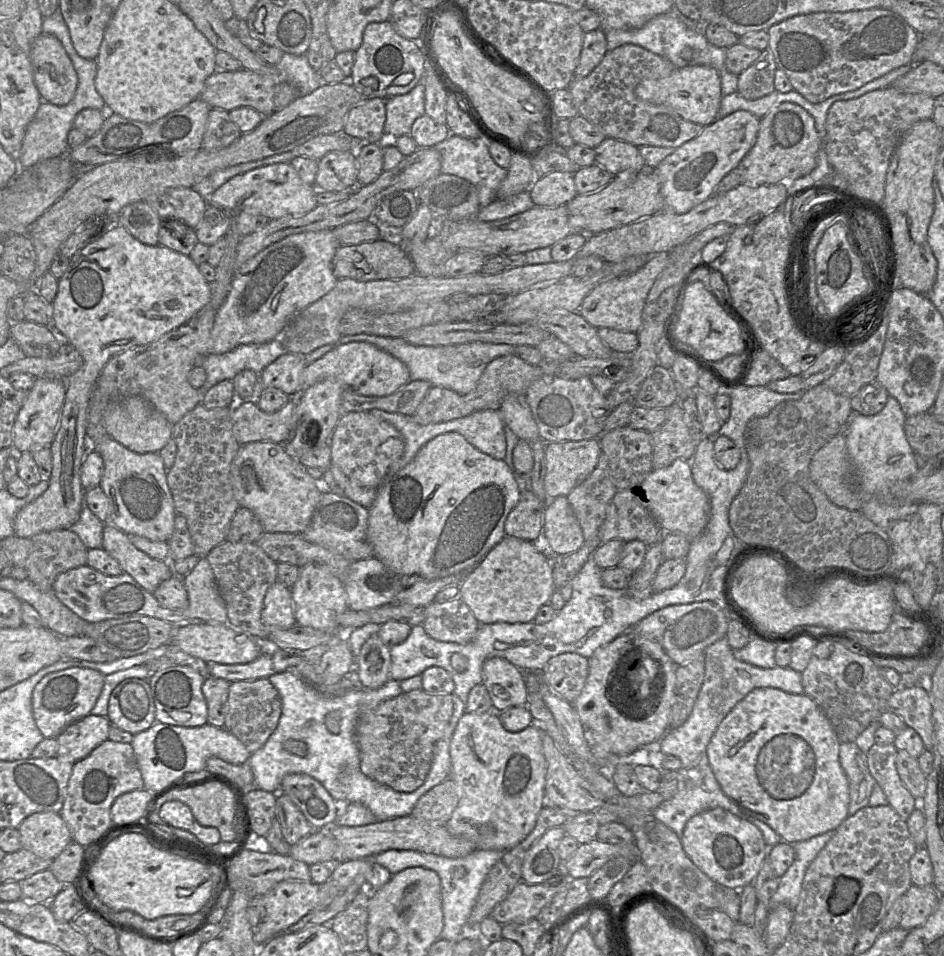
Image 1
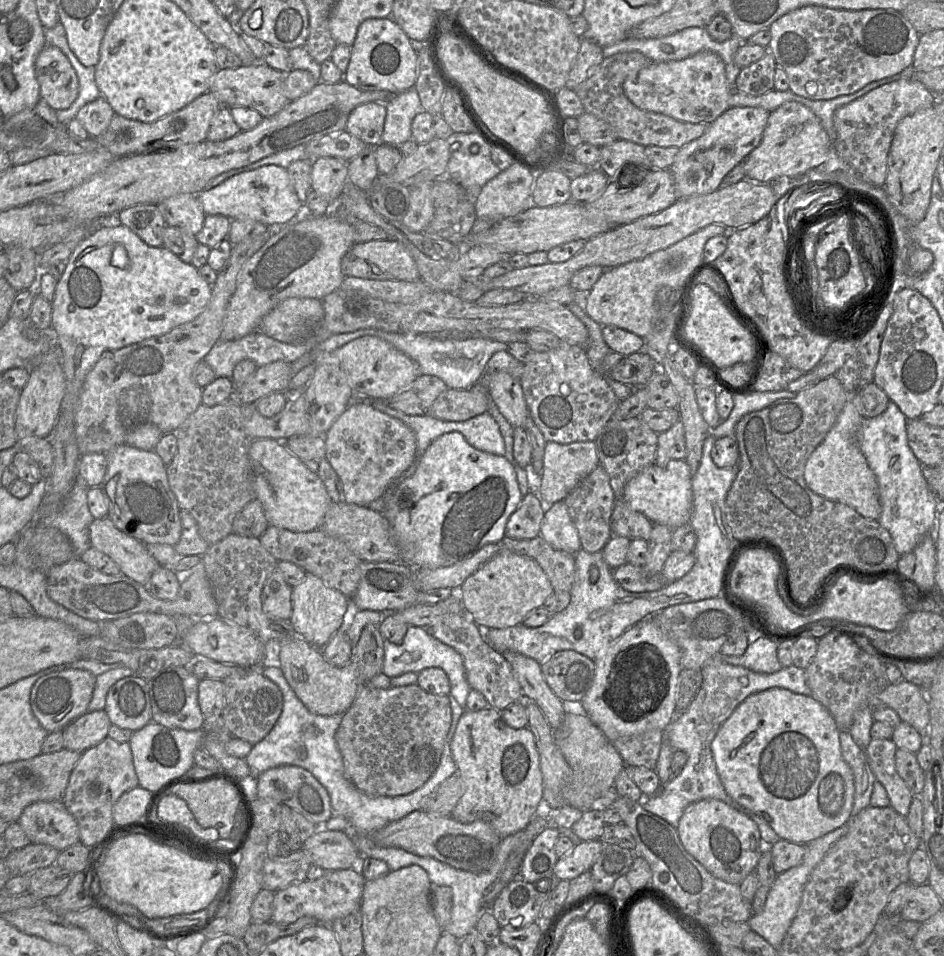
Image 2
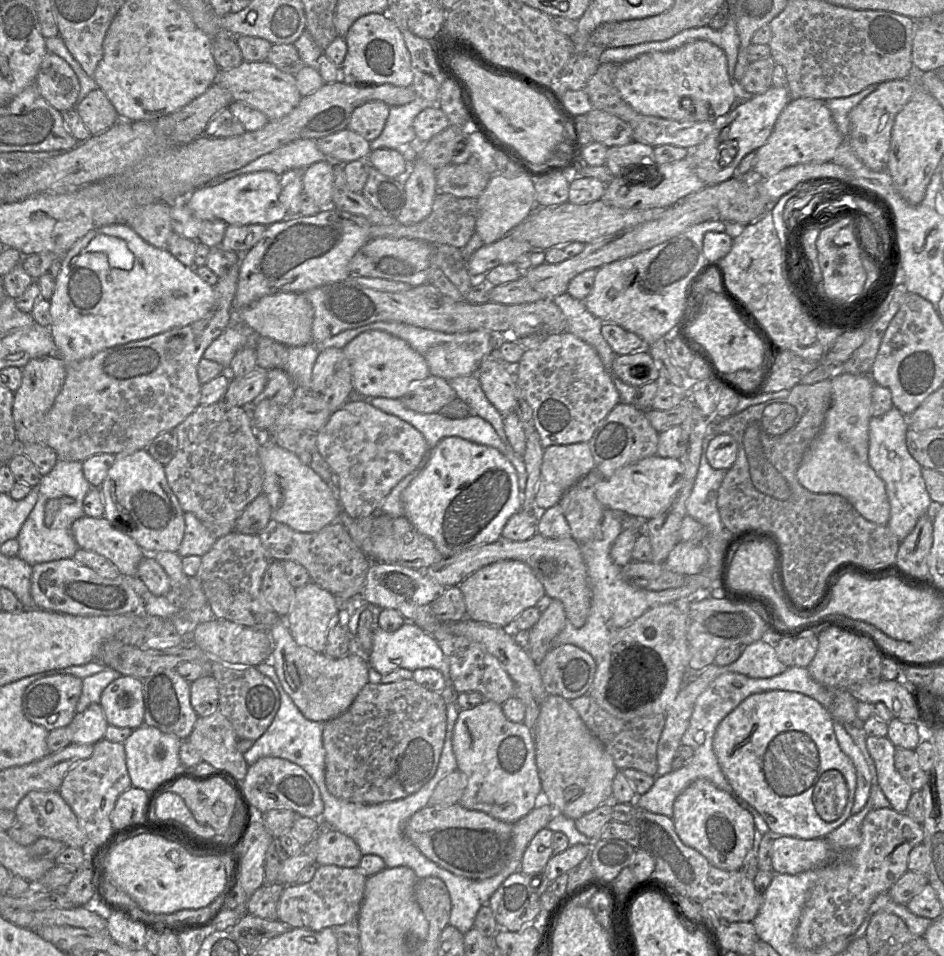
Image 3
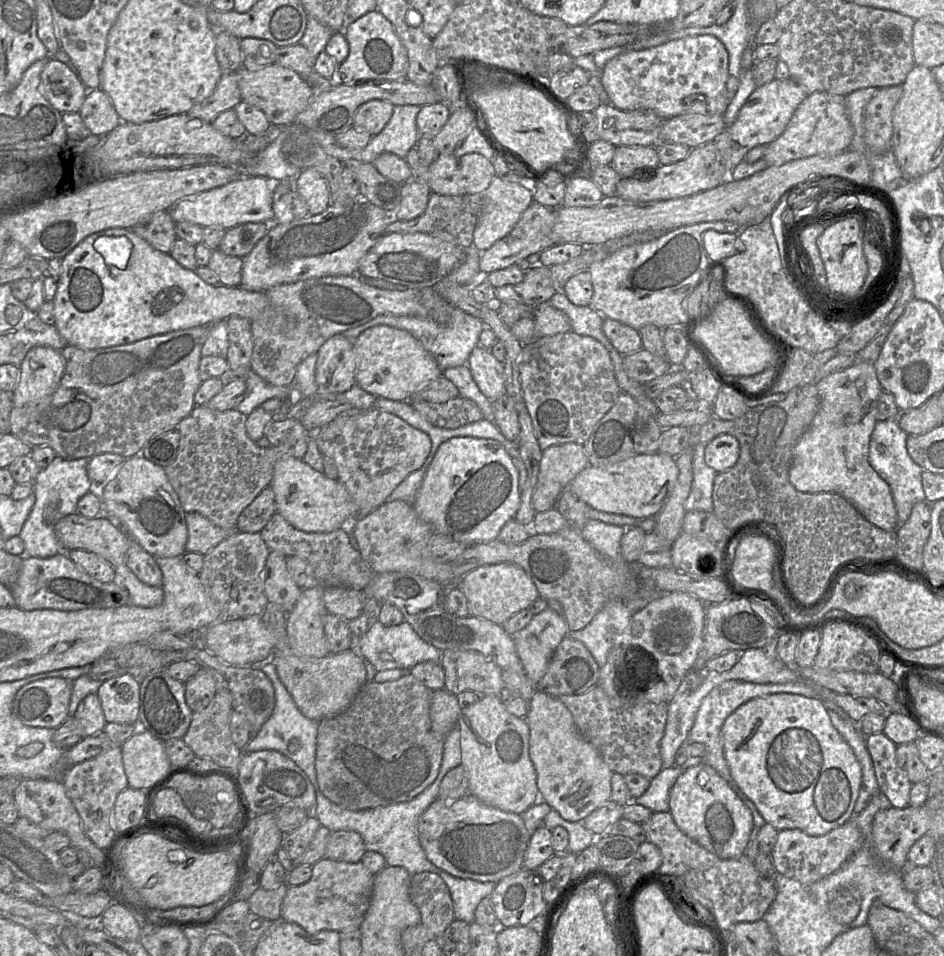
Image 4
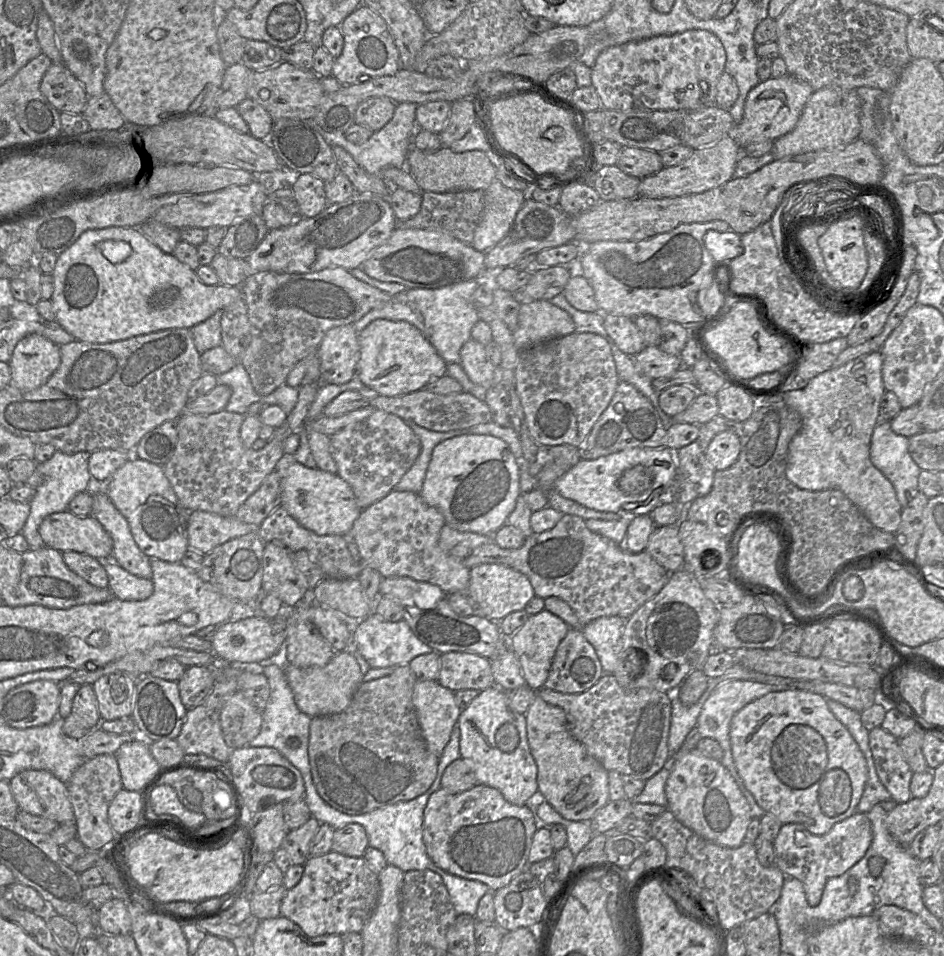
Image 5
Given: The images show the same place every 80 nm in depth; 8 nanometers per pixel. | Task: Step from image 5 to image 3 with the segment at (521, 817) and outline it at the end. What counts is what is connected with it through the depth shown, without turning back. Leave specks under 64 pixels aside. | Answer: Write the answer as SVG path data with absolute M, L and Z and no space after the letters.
M459 803L446 808L431 805L414 813L405 823L404 835L419 851L455 875L483 880L497 875L511 853L513 824L490 815L468 810Z

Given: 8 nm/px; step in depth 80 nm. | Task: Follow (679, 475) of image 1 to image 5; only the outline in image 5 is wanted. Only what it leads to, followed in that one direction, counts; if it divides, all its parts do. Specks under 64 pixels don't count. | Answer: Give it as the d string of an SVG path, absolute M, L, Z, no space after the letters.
M630 448L594 460L581 459L553 483L562 497L589 509L634 518L650 514L662 503L674 502L676 460L667 448Z

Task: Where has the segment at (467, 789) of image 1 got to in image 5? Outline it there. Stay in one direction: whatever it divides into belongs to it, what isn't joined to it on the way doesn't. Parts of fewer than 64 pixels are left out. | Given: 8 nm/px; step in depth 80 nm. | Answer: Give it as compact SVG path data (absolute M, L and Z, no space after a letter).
M492 686L485 690L479 691L478 695L471 701L469 706L460 712L457 725L460 729L460 740L459 740L460 757L469 761L472 764L477 783L497 789L503 795L503 797L511 804L518 806L526 805L528 799L532 797L532 795L536 791L538 791L537 765L530 752L530 748L528 744L525 714L517 713L510 708L508 693L497 686Z

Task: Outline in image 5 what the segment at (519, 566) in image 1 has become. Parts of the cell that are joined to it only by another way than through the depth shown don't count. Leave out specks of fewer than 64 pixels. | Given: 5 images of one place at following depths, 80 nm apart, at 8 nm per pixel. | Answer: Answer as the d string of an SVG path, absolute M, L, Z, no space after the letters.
M480 564L470 569L467 597L474 605L474 614L500 622L510 613L524 610L535 596L529 579L517 570L500 564Z

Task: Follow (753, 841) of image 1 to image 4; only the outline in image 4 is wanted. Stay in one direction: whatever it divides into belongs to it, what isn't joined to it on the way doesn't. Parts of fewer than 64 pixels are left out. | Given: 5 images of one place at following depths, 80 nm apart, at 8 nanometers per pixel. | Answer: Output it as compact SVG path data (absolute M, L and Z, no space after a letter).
M704 762L687 767L677 778L669 793L669 812L685 835L722 859L743 856L754 828L750 809L729 784Z

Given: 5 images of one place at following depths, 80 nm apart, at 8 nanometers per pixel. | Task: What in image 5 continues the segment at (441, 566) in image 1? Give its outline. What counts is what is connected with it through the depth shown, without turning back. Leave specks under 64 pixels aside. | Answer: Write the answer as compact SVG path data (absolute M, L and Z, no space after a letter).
M464 434L435 446L420 496L443 515L446 525L462 532L491 535L507 523L520 491L520 464L505 441L485 434Z

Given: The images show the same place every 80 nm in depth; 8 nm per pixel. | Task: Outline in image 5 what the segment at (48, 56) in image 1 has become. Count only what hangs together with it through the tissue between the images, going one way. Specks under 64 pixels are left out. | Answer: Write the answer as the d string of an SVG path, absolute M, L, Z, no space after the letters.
M52 63L45 72L40 89L59 112L82 114L89 96L83 85L62 63Z

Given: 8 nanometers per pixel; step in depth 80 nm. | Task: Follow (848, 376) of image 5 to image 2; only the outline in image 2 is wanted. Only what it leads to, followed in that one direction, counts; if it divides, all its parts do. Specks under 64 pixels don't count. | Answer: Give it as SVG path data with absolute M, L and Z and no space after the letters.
M848 393L848 399L836 422L809 456L805 464L804 479L816 494L844 503L865 518L878 520L882 512L879 487L877 478L861 451L862 420L861 400L858 393Z

